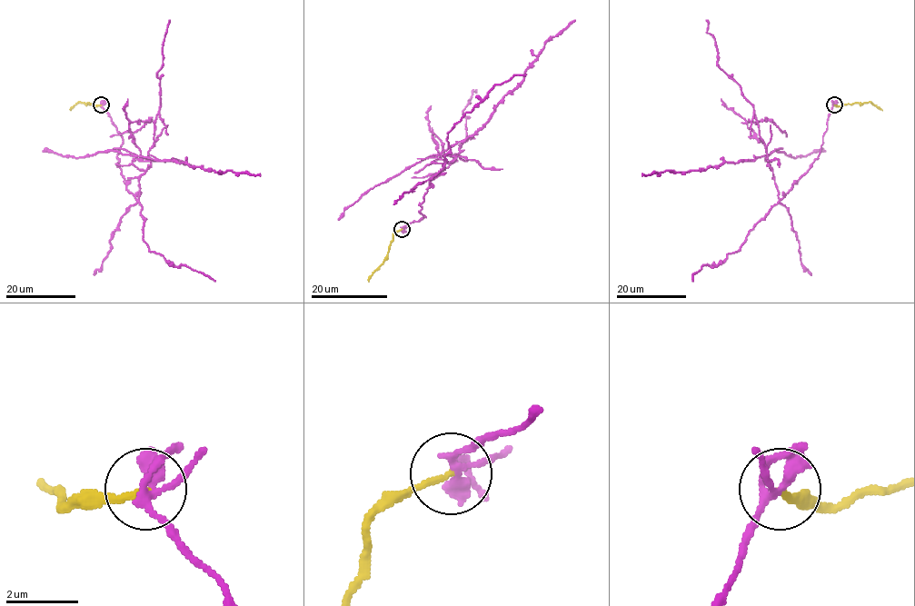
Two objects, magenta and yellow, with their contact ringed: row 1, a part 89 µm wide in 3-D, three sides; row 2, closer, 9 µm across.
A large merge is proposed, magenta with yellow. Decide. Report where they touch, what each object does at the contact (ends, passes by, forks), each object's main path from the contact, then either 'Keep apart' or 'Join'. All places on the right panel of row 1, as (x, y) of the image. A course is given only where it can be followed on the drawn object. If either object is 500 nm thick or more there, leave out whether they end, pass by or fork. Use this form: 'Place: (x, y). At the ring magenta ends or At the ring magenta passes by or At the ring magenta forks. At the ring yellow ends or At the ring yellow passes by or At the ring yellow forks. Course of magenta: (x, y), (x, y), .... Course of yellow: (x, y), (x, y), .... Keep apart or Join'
Place: (834, 104). At the ring magenta forks. At the ring yellow ends. Course of magenta: (834, 104), (818, 155), (780, 200), (764, 155), (722, 162), (704, 170), (642, 173). Course of yellow: (834, 104), (871, 102), (882, 110). Keep apart

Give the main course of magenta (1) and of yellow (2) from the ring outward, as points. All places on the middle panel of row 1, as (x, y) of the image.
1: (402, 229), (426, 216), (419, 212), (429, 183), (450, 162), (435, 157), (472, 136), (544, 44), (575, 20)
2: (402, 229), (393, 233), (388, 256), (369, 282)

